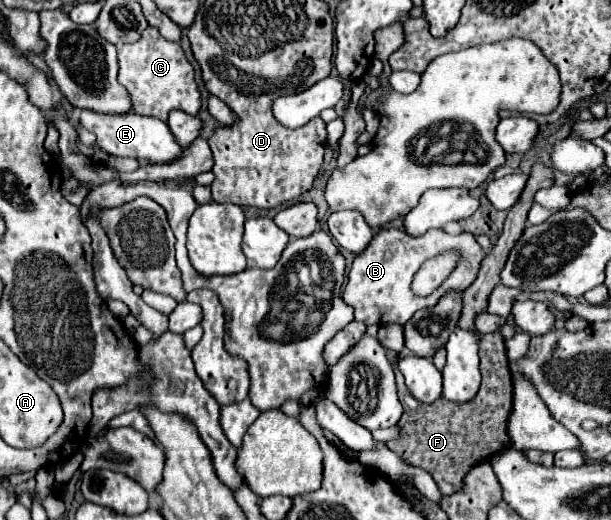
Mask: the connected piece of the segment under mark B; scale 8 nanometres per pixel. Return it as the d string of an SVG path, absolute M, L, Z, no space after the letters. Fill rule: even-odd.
M396 228L382 230L372 238L368 248L364 252L360 252L356 256L356 260L352 262L352 268L348 274L348 284L344 288L342 298L348 306L354 308L354 318L364 324L378 324L378 326L406 324L416 310L434 306L448 288L466 290L474 282L484 254L486 252L478 246L476 236L472 236L468 232L450 236L444 230L430 230L424 236L412 238L404 230L396 230ZM448 250L454 250L462 256L462 260L458 262L458 268L454 268L454 272L446 278L446 284L442 284L442 288L436 288L430 296L426 296L426 298L414 296L414 292L410 292L410 280L414 280L414 272L418 272L418 268L426 260L430 260L442 252L448 252Z

